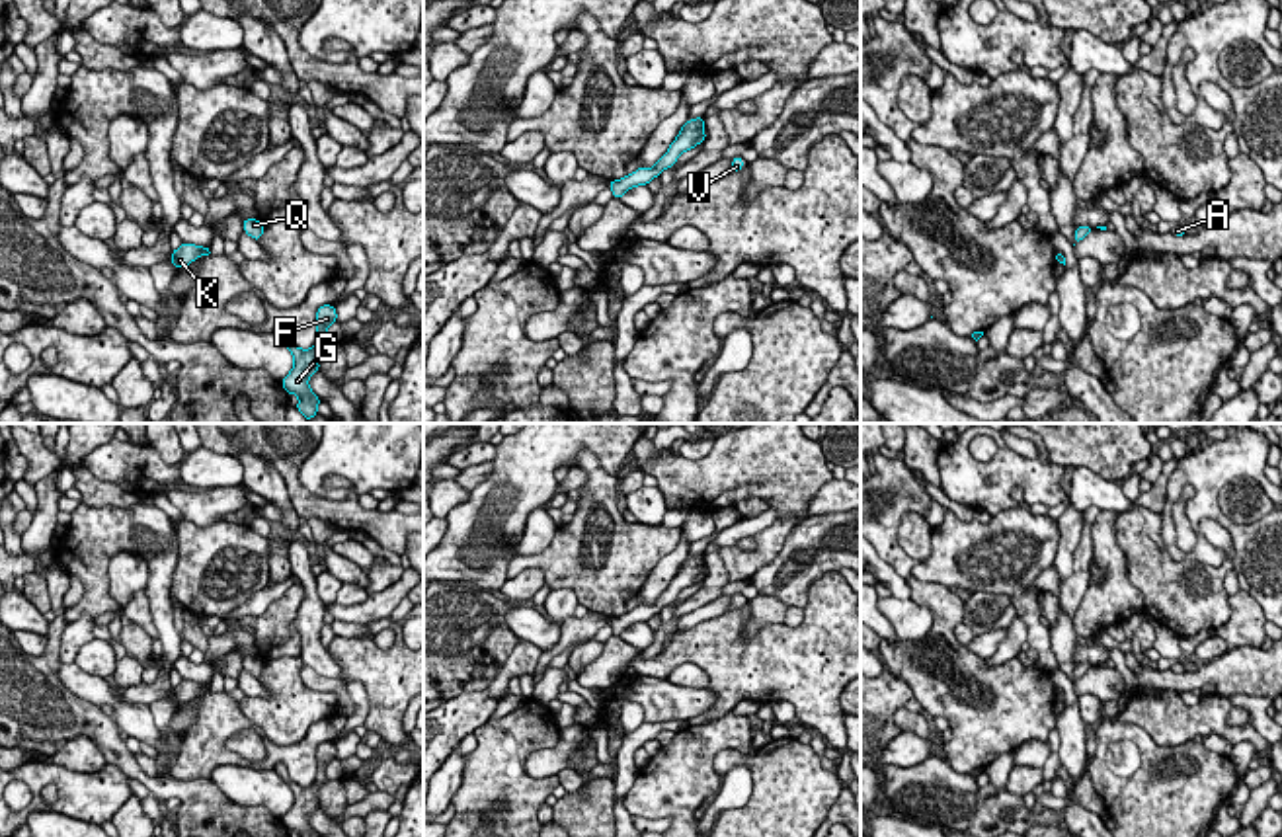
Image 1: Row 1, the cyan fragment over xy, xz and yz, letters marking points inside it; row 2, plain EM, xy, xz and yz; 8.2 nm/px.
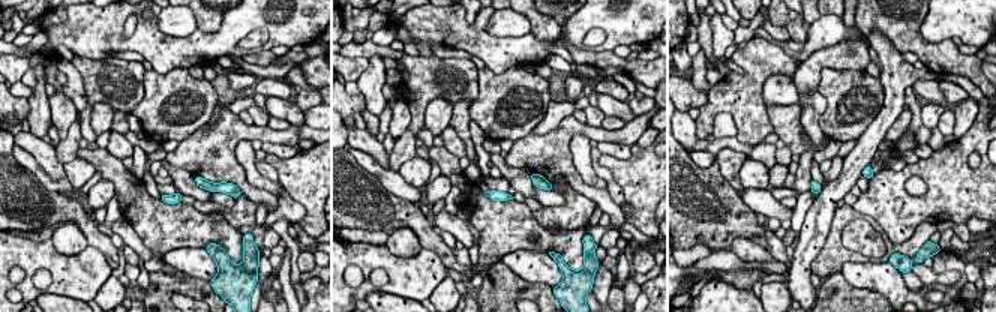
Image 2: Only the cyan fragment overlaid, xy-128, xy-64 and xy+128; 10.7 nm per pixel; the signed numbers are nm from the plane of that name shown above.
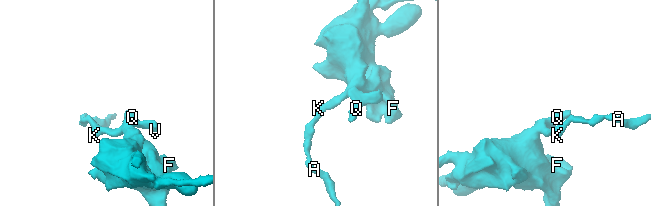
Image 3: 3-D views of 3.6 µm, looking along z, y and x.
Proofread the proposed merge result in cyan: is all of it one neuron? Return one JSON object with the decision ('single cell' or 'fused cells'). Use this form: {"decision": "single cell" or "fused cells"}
{"decision": "single cell"}

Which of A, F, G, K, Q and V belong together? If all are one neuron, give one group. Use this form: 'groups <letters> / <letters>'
groups A F G K Q V

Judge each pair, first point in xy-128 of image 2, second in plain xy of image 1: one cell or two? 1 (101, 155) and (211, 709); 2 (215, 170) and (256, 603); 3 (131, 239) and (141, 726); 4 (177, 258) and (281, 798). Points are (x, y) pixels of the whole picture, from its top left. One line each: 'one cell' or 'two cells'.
1: one cell
2: two cells
3: one cell
4: one cell

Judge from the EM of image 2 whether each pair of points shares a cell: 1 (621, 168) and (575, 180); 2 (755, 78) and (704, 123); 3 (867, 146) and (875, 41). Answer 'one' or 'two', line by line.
1: two
2: one
3: one

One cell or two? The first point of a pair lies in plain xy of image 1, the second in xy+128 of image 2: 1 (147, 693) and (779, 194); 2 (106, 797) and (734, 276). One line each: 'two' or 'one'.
1: one
2: one

